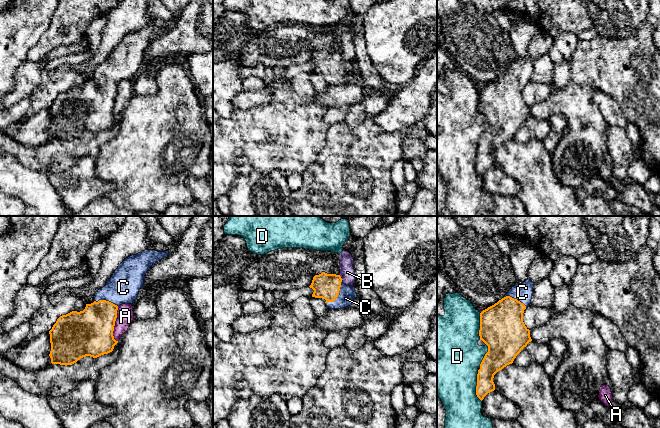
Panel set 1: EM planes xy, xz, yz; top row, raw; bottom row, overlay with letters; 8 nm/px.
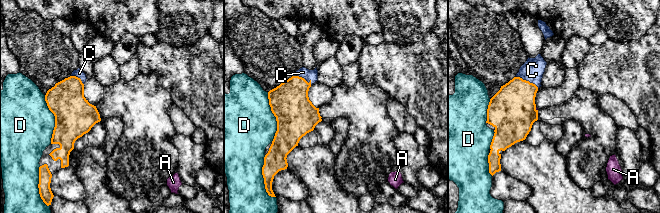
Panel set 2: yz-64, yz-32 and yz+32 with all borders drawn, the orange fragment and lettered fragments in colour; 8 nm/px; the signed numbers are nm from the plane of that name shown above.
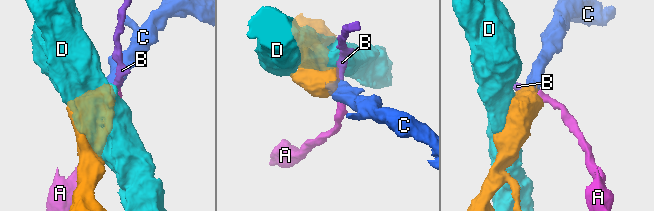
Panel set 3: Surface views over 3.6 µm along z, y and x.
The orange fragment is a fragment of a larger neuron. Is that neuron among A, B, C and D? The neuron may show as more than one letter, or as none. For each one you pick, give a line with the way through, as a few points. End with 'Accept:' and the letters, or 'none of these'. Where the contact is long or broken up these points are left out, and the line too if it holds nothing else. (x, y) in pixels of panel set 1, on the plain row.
C: across xz (326, 62), (336, 73), (347, 70)
Accept: C

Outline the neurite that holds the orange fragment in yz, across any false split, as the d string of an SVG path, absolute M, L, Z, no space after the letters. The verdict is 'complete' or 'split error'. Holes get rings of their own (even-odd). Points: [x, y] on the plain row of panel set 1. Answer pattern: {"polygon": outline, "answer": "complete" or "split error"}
{"polygon": "M530 55L522 60L516 59L504 74L480 89L479 112L480 116L488 122L488 128L480 140L477 150L476 171L481 177L488 169L495 166L494 151L512 140L521 126L532 117L530 106L523 98L523 89L531 80L533 63L534 59Z", "answer": "split error"}

